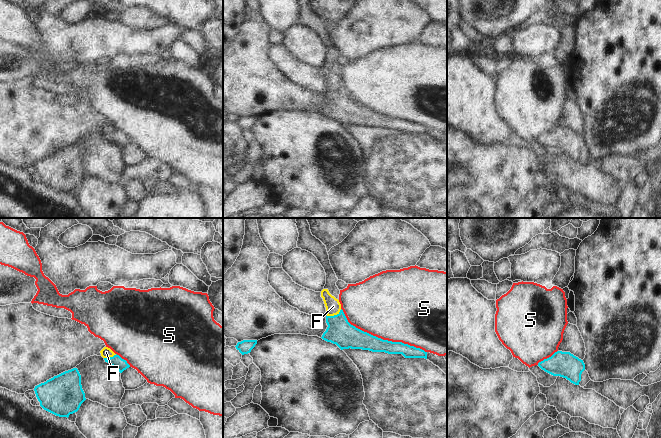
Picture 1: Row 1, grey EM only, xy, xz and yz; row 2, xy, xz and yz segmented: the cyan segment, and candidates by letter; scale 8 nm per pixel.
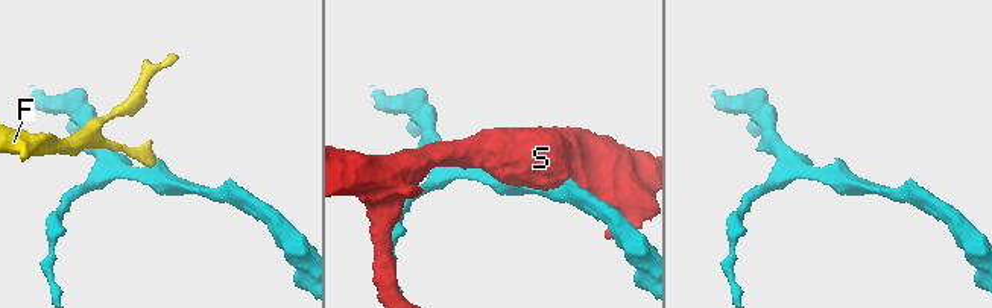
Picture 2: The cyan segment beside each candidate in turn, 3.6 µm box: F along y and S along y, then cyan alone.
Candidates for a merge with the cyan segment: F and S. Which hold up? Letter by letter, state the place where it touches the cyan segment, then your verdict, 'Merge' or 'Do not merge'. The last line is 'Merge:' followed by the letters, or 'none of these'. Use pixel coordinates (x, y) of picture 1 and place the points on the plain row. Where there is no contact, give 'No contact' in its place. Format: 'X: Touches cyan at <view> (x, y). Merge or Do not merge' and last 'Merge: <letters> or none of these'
F: Touches cyan at xz (334, 91). Do not merge
S: Touches cyan at xz (380, 114). Do not merge
Merge: none of these.

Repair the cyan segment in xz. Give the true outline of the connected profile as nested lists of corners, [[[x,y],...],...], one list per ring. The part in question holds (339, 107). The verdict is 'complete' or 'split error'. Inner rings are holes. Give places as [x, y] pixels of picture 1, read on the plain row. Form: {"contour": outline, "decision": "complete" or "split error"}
{"contour": [[[342,85],[337,91],[326,92],[326,99],[328,103],[321,114],[336,120],[341,126],[362,125],[372,128],[402,130],[405,134],[427,135],[427,128],[420,124],[402,118],[383,116],[356,104],[348,98]]], "decision": "complete"}

